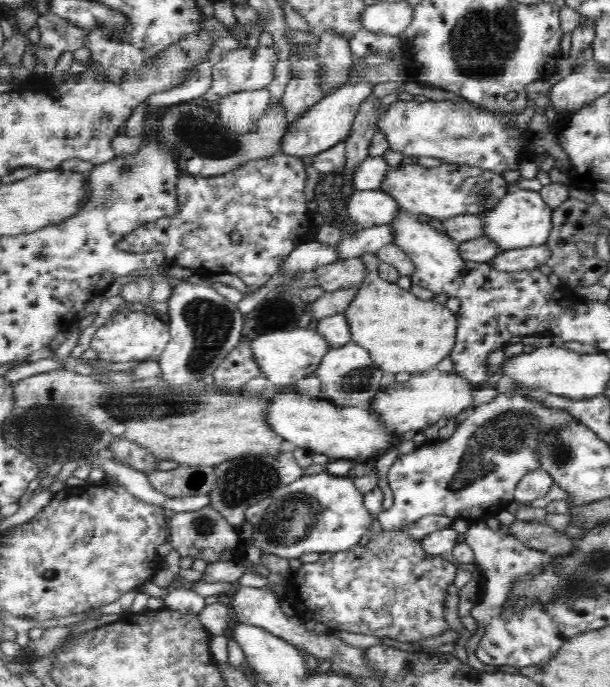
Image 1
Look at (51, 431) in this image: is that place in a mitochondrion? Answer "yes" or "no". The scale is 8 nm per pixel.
yes

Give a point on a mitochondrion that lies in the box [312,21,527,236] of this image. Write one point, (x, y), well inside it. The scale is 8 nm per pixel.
(480, 191)

